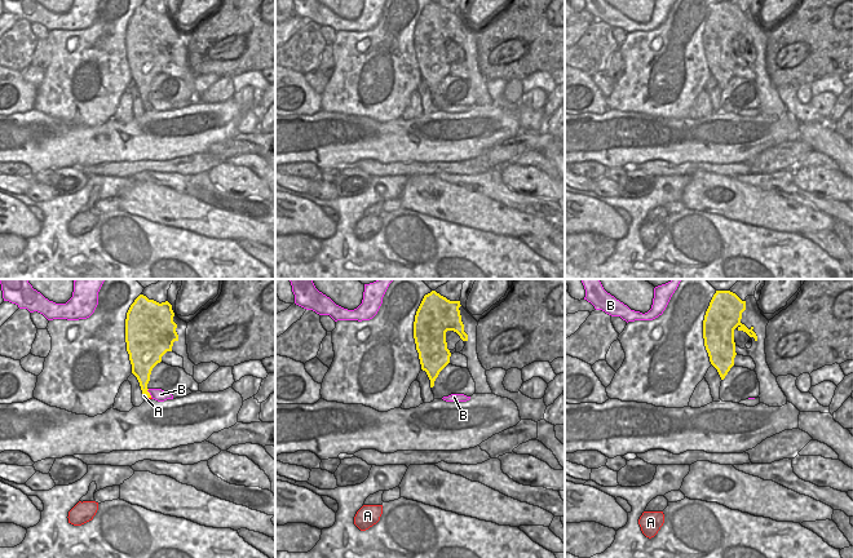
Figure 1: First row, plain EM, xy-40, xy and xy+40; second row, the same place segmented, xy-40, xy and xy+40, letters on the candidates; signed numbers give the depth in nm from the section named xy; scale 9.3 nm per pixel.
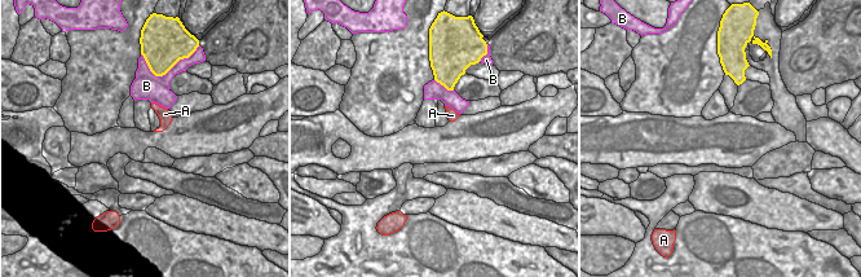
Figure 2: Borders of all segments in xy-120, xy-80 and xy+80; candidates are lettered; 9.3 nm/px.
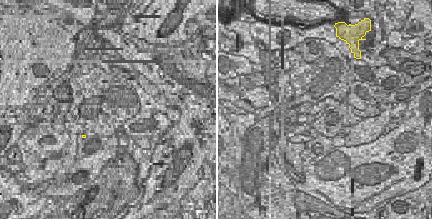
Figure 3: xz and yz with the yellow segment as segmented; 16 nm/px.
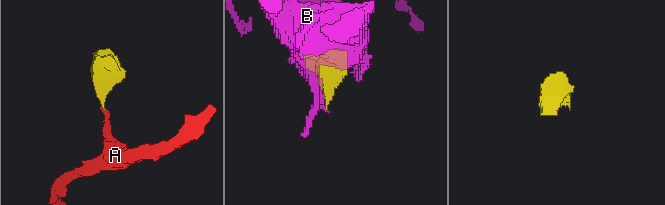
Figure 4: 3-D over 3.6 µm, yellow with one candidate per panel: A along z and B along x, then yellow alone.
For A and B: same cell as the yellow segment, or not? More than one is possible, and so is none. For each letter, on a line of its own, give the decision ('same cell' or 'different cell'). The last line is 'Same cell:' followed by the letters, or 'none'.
A: same cell
B: different cell
Same cell: A

